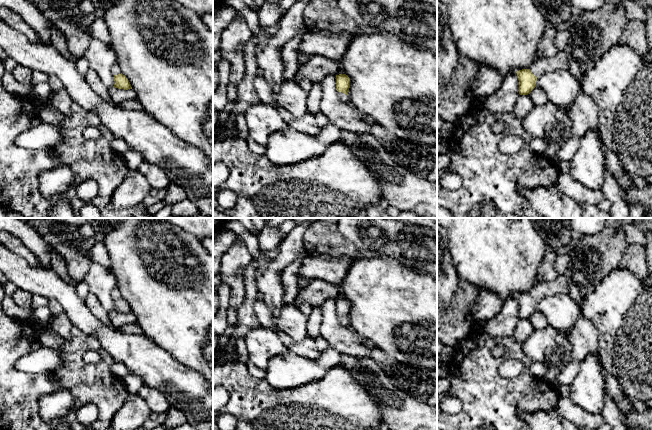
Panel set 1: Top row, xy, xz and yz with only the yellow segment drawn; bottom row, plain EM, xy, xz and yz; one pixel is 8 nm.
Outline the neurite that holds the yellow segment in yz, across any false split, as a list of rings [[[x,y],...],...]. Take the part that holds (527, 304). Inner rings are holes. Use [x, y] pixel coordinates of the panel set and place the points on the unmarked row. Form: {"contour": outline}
{"contour": [[[560,274],[553,281],[540,280],[530,293],[517,295],[519,304],[519,318],[528,319],[536,311],[537,302],[555,295],[568,293],[568,284],[564,274]]]}

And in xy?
{"contour": [[[117,287],[114,288],[112,292],[112,297],[114,299],[115,308],[113,311],[118,313],[132,313],[129,304],[126,302],[125,299],[122,298],[121,293]]]}

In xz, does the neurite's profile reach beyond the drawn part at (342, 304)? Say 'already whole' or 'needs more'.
needs more

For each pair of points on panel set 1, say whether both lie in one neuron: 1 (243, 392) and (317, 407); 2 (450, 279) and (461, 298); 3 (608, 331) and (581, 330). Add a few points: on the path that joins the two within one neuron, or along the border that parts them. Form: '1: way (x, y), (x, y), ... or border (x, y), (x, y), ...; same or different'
1: way (261, 407), (299, 407); same
2: border (460, 278), (458, 292), (447, 310); different
3: border (582, 314), (592, 323), (597, 331), (598, 355); different

